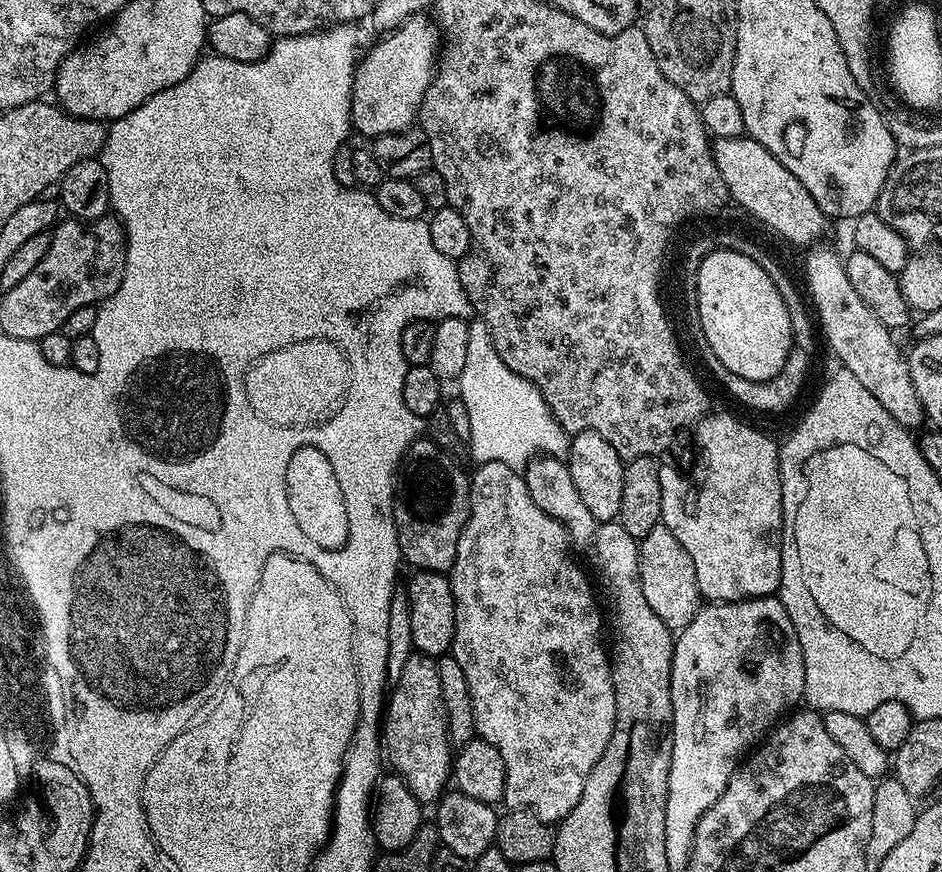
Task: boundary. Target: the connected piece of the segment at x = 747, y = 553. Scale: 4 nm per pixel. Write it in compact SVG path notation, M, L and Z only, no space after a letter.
M705 415L695 425L700 457L692 484L676 468L660 464L660 519L694 562L698 590L708 602L753 600L779 593L782 578L782 482L780 450L764 432L732 416Z

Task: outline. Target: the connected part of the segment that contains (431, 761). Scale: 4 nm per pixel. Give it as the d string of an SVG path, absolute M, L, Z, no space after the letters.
M413 651L406 658L406 667L402 670L402 678L391 685L390 695L386 700L386 711L382 721L382 744L386 749L386 760L393 764L395 775L406 782L406 786L414 794L421 805L432 806L444 795L450 784L454 749L448 741L448 723L446 722L446 706L442 702L442 682L438 682L437 657L428 656L425 652Z

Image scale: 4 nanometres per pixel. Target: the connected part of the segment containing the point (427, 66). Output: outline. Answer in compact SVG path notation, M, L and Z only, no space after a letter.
M412 15L396 29L381 35L378 39L380 41L365 56L363 53L356 65L352 79L352 128L367 138L385 136L391 132L406 132L417 123L419 106L424 101L426 90L432 84L433 75L438 68L438 45L442 40L437 25L424 16L426 15Z

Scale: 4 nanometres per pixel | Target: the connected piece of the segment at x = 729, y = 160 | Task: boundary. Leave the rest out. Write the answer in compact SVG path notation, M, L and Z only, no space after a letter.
M745 134L738 138L722 138L712 144L712 157L728 187L729 197L737 200L754 219L773 228L792 244L815 245L824 236L824 211L810 198L806 186L770 154L757 140Z

